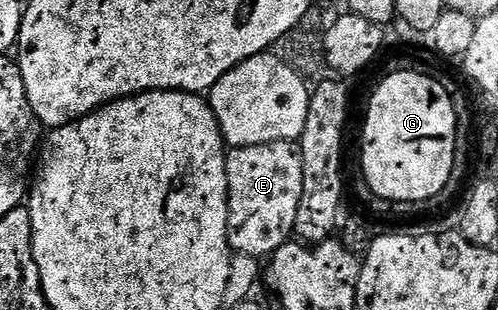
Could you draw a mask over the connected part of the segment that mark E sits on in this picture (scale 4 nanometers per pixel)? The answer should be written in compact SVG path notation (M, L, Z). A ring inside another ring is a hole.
M292 142L240 147L226 158L228 175L228 239L237 254L270 256L290 240L302 195L302 161Z

